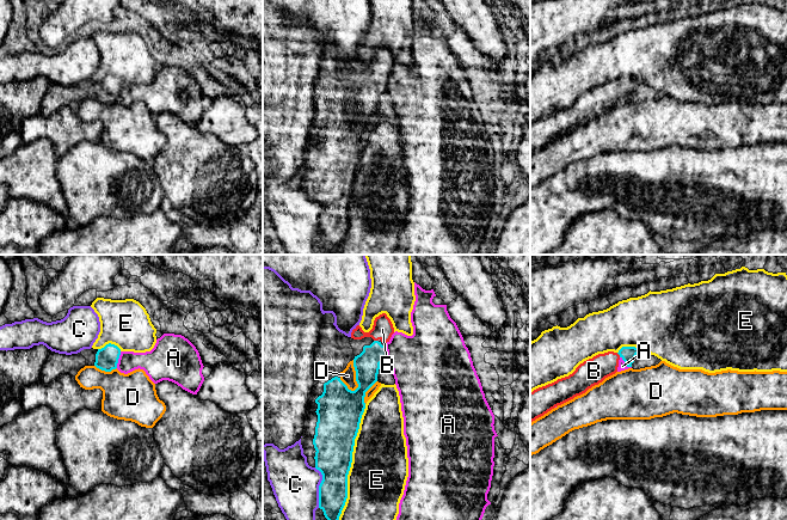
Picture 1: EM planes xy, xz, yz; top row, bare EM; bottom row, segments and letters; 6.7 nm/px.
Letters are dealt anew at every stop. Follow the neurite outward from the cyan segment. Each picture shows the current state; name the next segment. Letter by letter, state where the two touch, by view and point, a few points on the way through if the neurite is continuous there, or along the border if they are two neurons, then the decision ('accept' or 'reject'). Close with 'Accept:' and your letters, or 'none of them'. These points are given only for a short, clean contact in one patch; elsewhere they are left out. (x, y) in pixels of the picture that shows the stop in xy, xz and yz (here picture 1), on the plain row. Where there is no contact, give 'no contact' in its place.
A: xy (117, 92) | along xy (121, 84), (116, 99) | reject
B: xz (376, 73) | across xz (367, 97), (376, 84), (376, 73), (376, 67), (382, 61) | accept
C: xz (319, 219) | reject
D: xz (356, 109) | reject
E: xz (351, 194) | reject
Accept: B

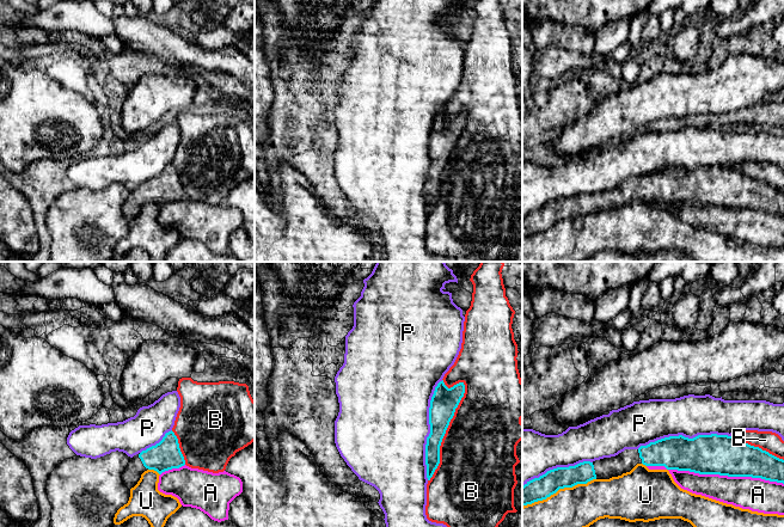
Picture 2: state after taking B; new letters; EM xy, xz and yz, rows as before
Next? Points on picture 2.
A: yz (715, 206) | reject
B: xz (445, 164) | reject
P: xz (430, 161) | reject
U: yz (558, 221) | reject
Accept: none of them

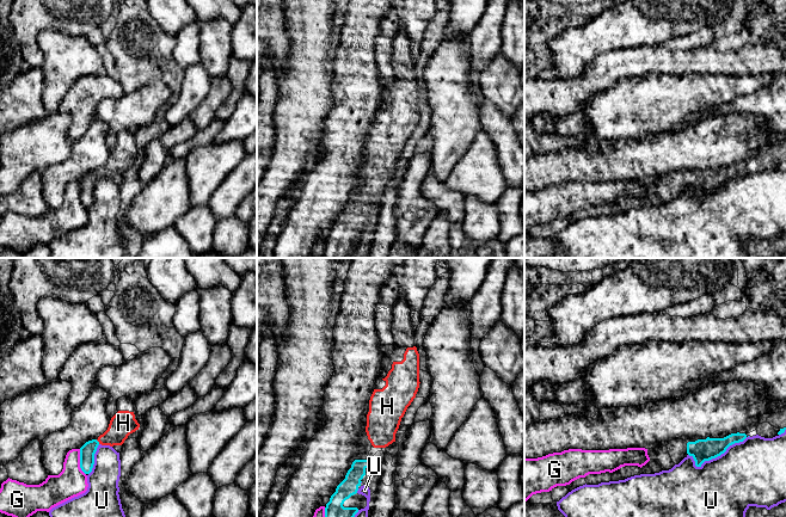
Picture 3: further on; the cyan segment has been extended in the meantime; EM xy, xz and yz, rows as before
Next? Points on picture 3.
G: xy (80, 195) | reject
H: xy (98, 174) | across xy (87, 183), (98, 174), (108, 171), (123, 155) | accept
U: yz (717, 189) | reject
Accept: H

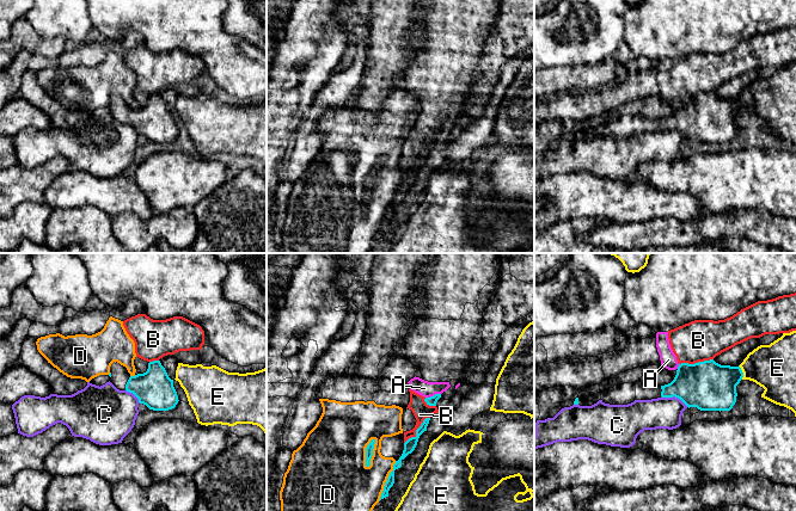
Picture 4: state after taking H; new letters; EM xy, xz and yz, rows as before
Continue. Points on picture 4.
A: xz (433, 129) | along xz (440, 125), (426, 130) | reject
B: xz (416, 162) | reject
C: yz (674, 128) | reject
D: xz (366, 185) | reject
E: yz (742, 105) | reject
Accept: none of them

